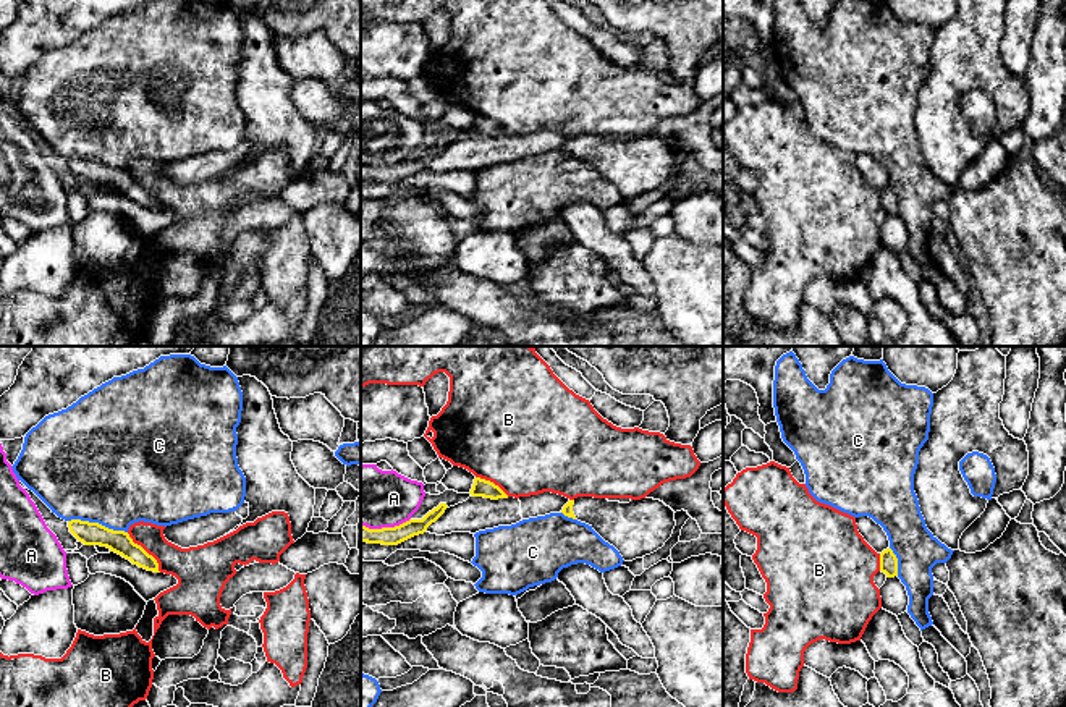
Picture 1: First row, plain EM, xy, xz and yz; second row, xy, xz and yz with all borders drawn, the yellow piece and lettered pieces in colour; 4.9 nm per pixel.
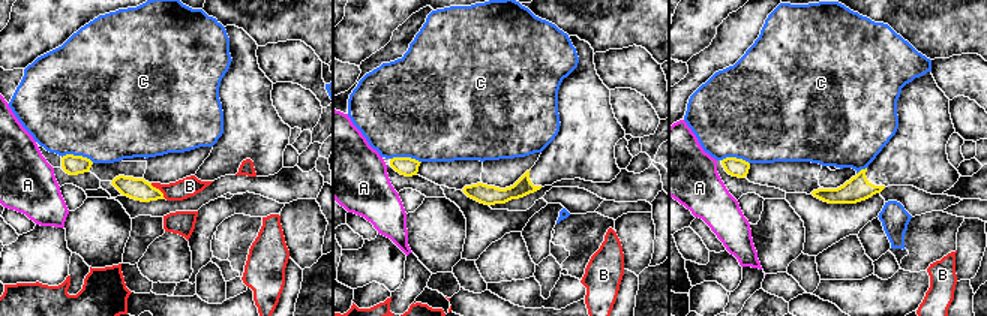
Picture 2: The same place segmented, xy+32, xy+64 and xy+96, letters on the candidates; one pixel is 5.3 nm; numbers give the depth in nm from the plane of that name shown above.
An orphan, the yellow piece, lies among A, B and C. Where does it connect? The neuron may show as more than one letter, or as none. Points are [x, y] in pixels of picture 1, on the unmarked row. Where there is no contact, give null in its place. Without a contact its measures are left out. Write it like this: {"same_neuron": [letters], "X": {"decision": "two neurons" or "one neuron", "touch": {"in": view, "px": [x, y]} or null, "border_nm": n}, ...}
{"same_neuron": [], "A": {"decision": "two neurons", "touch": {"in": "xz", "px": [385, 165]}, "border_nm": 260}, "B": {"decision": "two neurons", "touch": {"in": "xy", "px": [144, 188]}, "border_nm": 260}, "C": {"decision": "two neurons", "touch": {"in": "xy", "px": [97, 160]}, "border_nm": 300}}

